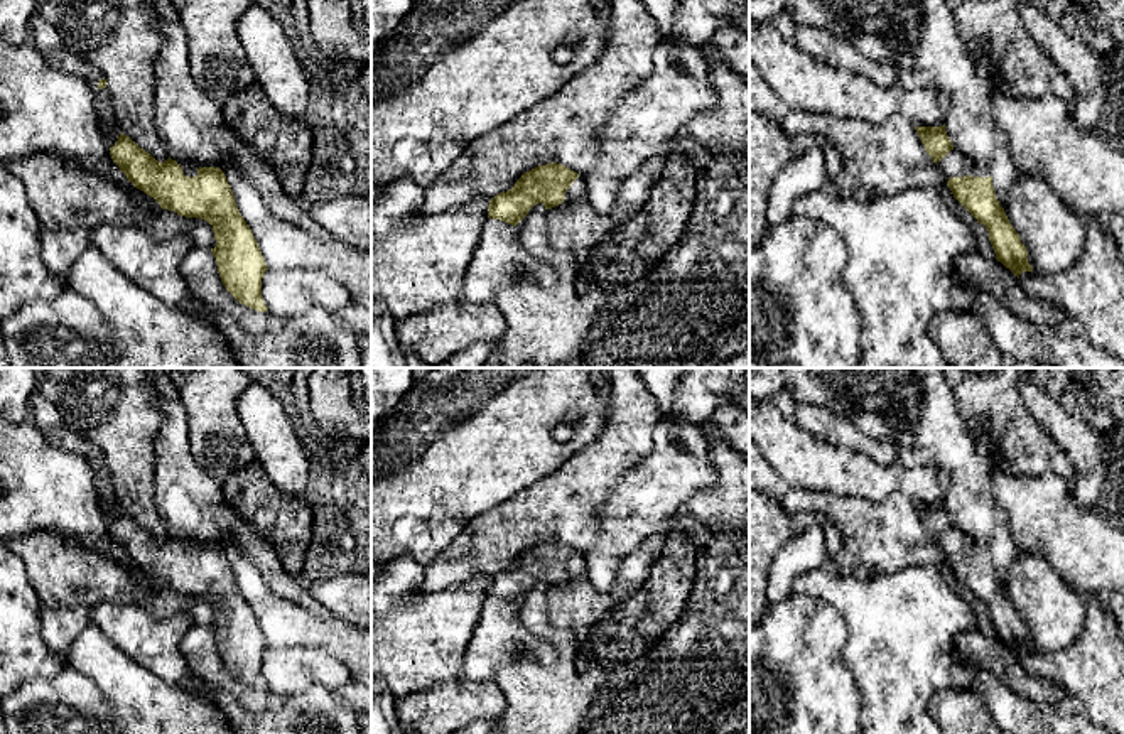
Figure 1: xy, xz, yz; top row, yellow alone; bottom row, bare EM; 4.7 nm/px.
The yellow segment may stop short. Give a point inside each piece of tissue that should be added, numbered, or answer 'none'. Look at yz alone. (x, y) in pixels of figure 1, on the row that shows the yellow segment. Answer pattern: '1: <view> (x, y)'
1: yz (956, 164)

